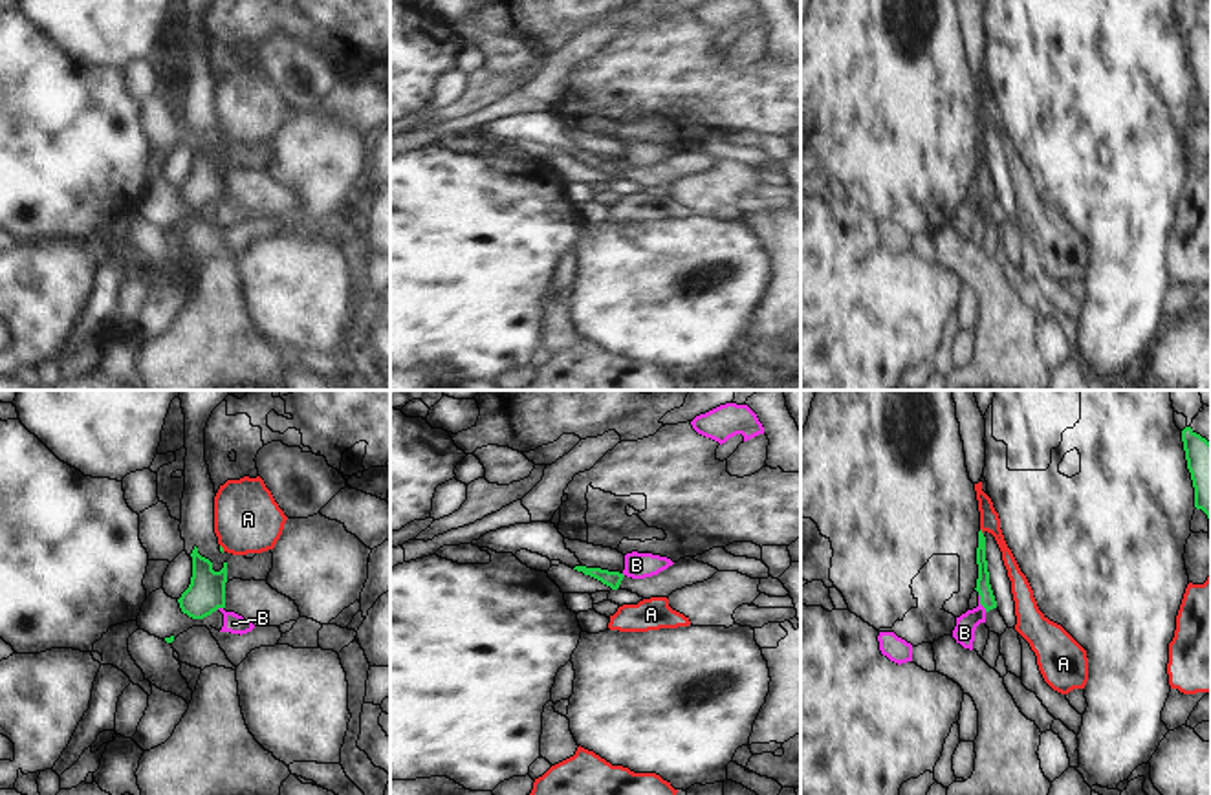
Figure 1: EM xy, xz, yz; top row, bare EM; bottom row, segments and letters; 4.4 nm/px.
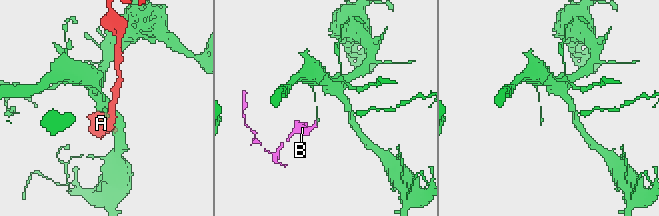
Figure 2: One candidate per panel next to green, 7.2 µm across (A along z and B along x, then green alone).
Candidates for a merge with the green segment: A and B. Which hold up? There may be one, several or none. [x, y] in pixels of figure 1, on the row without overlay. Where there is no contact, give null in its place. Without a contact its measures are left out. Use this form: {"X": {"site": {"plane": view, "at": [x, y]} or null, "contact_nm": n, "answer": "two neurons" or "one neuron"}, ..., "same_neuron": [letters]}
{"A": {"site": {"plane": "yz", "at": [981, 121]}, "contact_nm": 30, "answer": "two neurons"}, "B": {"site": {"plane": "yz", "at": [981, 193]}, "contact_nm": 90, "answer": "one neuron"}, "same_neuron": ["B"]}

